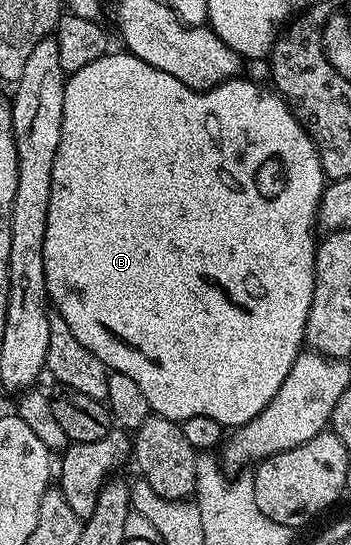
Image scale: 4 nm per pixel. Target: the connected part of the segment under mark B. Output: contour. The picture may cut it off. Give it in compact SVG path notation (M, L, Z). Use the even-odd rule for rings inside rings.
M124 50L110 51L103 58L91 62L91 66L83 66L83 70L72 73L66 79L65 93L63 94L63 126L59 138L59 150L55 158L55 166L51 170L51 198L47 206L47 234L43 238L43 274L49 291L49 303L61 315L63 322L71 326L71 334L99 358L110 372L127 374L127 378L133 379L139 390L147 397L149 411L154 416L162 416L168 420L183 421L187 418L202 416L203 418L215 418L226 429L236 430L241 425L251 422L275 398L279 386L283 386L283 378L291 370L297 355L303 351L305 344L305 327L307 326L307 314L311 310L311 298L315 290L315 258L317 257L318 237L313 237L317 228L317 207L321 205L321 195L327 183L327 177L321 165L321 155L317 153L317 145L313 143L305 127L297 121L297 115L290 110L281 93L272 87L260 88L253 80L246 78L234 78L225 80L213 88L198 90L183 86L179 78L167 74L163 70L155 70L147 62L135 58L130 52Z

